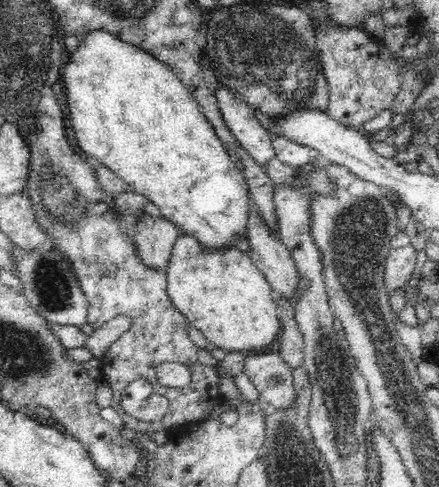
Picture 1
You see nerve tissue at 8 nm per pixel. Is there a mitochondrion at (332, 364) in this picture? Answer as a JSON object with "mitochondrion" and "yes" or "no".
{"mitochondrion":"yes"}

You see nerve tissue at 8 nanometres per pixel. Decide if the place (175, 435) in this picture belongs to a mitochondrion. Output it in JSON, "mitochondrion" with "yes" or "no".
{"mitochondrion":"no"}

